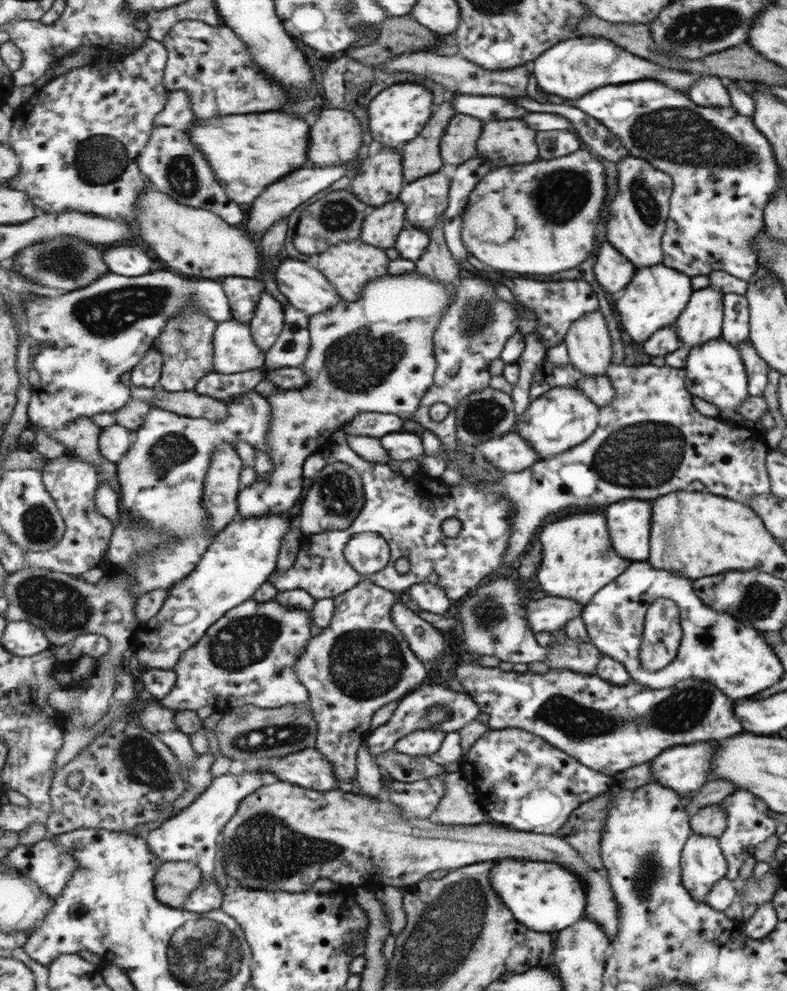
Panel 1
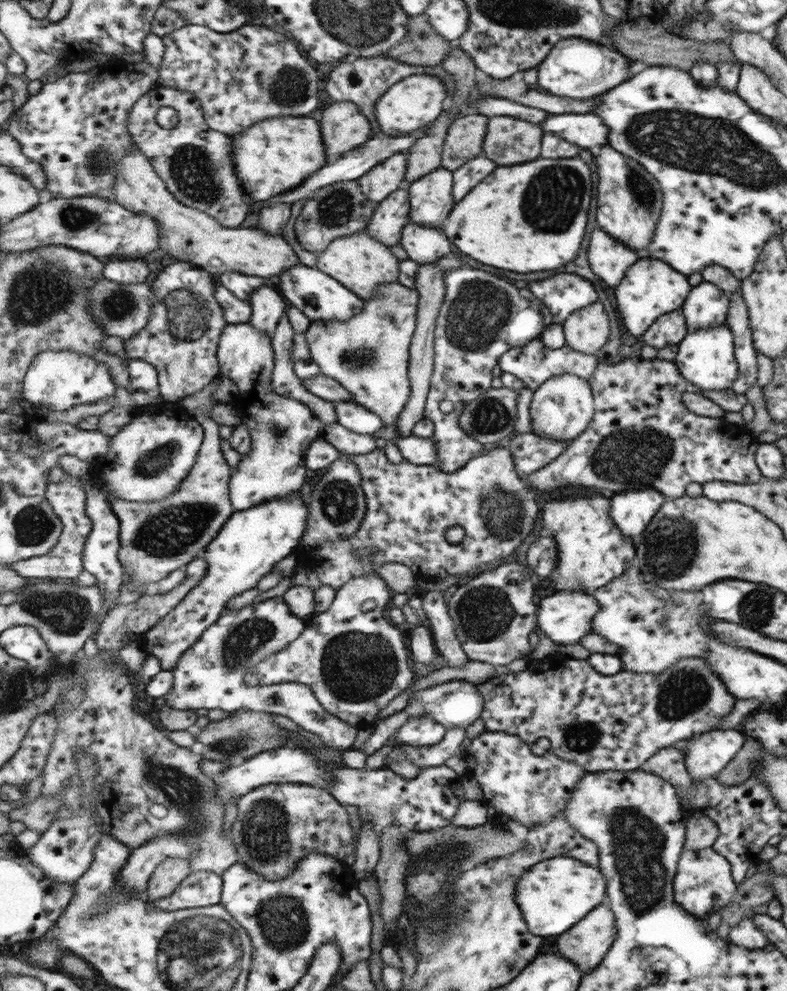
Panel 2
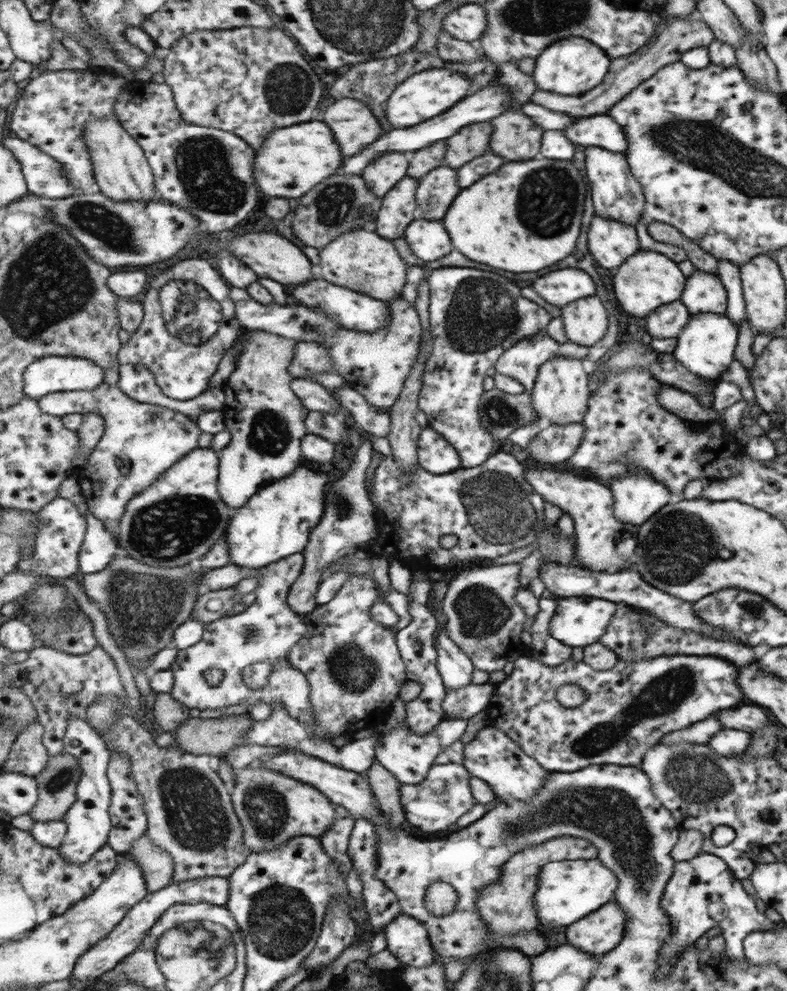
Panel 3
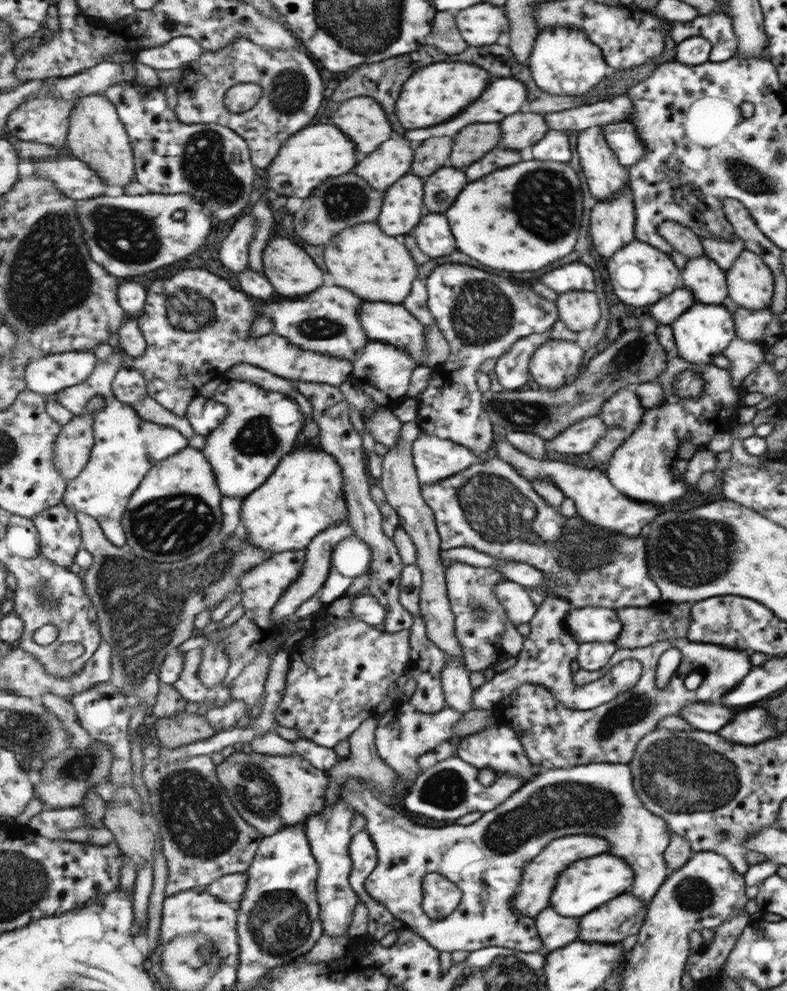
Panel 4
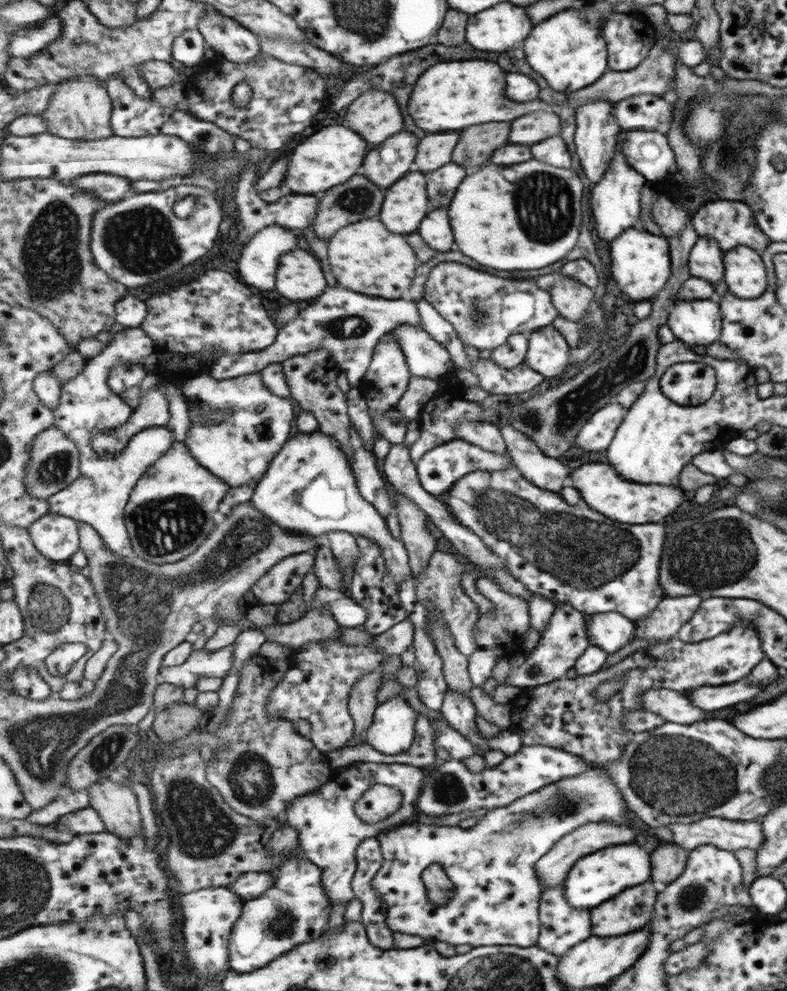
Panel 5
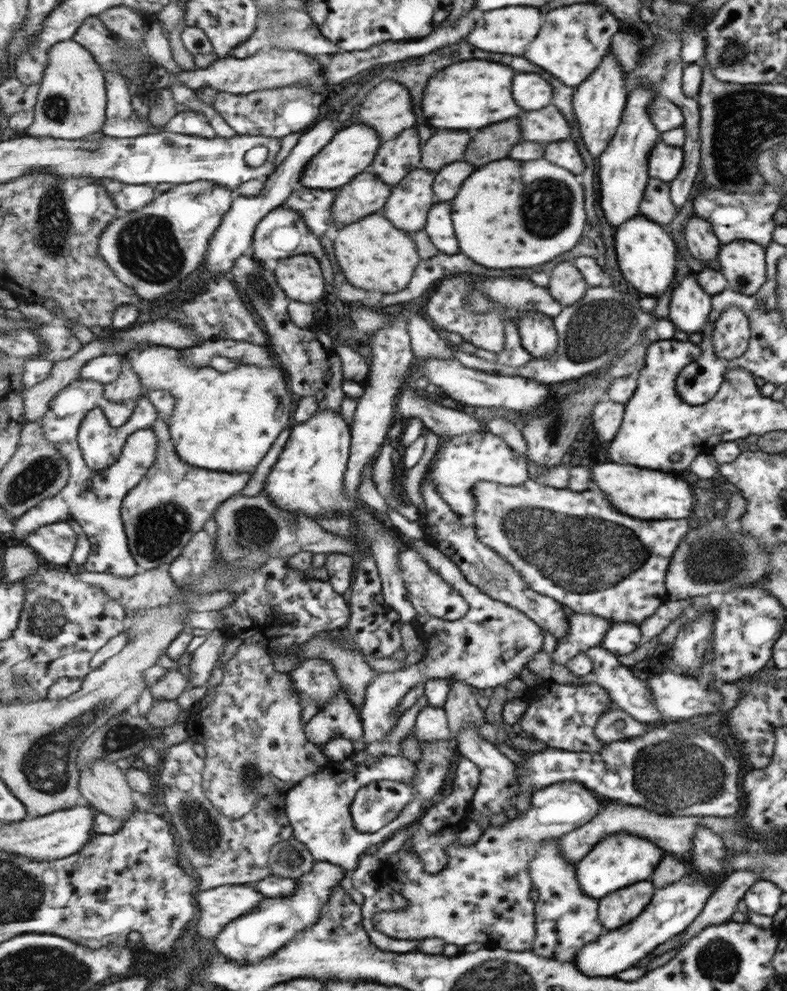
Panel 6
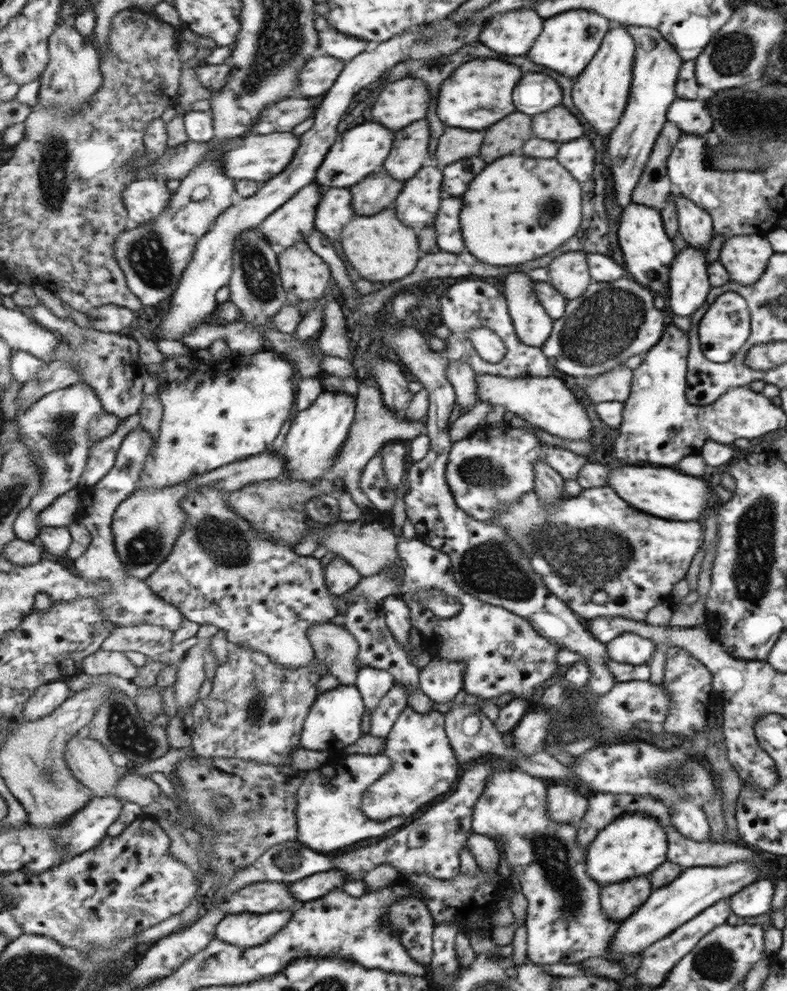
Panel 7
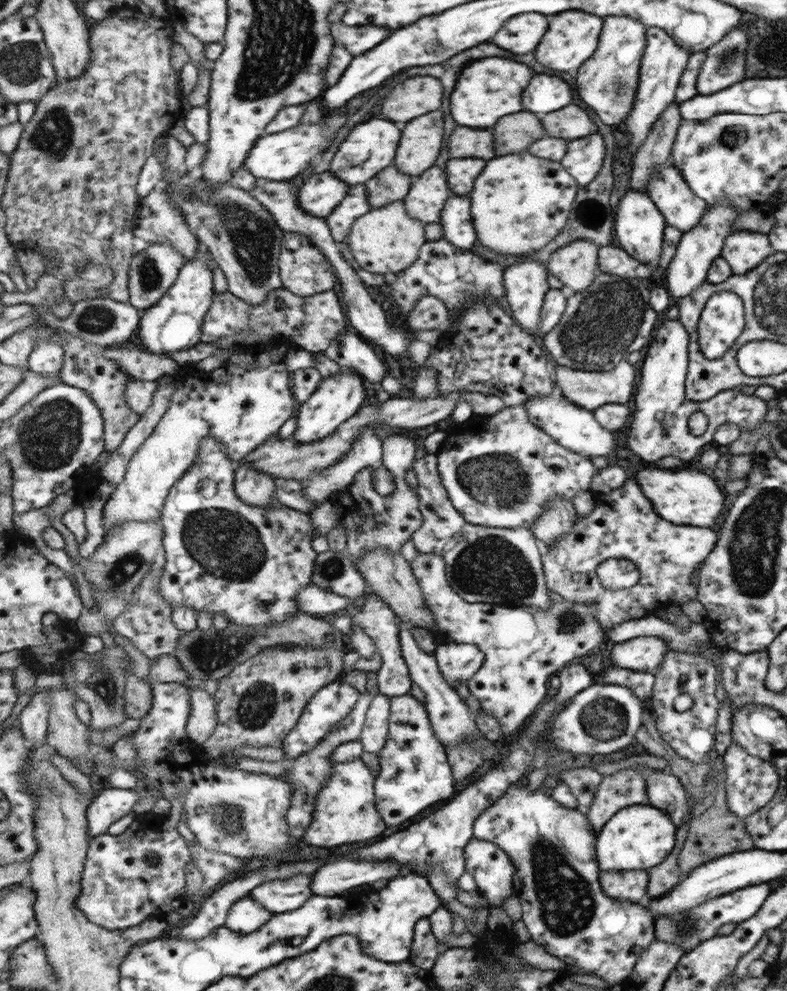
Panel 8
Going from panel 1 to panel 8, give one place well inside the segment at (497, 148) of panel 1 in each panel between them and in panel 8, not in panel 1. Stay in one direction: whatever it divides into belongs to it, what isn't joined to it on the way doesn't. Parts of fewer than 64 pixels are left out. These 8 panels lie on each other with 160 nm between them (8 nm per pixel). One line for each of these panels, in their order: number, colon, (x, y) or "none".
2: (511, 141)
3: (516, 137)
4: (520, 131)
5: (536, 126)
6: (547, 125)
7: (561, 125)
8: (572, 122)

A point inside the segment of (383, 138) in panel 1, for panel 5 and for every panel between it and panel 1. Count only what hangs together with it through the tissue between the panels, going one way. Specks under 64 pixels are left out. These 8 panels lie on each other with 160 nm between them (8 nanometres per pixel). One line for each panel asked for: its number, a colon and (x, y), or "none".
2: (413, 103)
3: (421, 97)
4: (442, 91)
5: (452, 95)

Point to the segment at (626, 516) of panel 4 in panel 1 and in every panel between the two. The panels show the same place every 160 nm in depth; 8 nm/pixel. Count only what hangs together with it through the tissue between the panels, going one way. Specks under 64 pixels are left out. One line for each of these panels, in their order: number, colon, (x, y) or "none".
1: (578, 559)
2: (591, 550)
3: (603, 543)

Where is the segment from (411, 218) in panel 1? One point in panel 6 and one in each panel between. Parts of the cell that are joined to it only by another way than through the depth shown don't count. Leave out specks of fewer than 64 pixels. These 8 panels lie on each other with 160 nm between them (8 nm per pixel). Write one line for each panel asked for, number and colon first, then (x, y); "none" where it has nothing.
2: (431, 198)
3: (436, 193)
4: (441, 190)
5: (442, 185)
6: (447, 185)

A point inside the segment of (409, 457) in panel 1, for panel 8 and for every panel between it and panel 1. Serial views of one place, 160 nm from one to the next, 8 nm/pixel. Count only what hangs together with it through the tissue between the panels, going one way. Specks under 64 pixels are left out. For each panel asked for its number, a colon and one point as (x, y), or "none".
2: (420, 451)
3: (437, 455)
4: (436, 459)
5: (439, 470)
6: (464, 461)
7: (494, 466)
8: (499, 470)

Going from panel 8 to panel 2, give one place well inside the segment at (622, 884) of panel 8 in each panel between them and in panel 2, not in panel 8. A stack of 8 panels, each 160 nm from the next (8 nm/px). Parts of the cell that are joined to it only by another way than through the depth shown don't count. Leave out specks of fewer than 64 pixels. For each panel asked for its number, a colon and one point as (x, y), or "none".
2: (586, 944)
3: (598, 933)
4: (621, 917)
5: (632, 908)
6: (614, 911)
7: (619, 900)

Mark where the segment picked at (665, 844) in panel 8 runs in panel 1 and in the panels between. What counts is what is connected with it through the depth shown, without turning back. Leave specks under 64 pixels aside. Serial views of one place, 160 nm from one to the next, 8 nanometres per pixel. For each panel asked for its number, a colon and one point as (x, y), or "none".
1: (544, 897)
2: (556, 893)
3: (571, 889)
4: (589, 883)
5: (600, 876)
6: (617, 861)
7: (633, 845)

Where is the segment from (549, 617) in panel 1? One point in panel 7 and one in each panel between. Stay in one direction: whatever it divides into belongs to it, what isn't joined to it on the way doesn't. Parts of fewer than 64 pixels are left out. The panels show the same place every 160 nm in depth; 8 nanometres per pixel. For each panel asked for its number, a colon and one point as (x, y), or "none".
2: (564, 617)
3: (578, 620)
4: (590, 624)
5: (609, 631)
6: (620, 638)
7: (628, 648)

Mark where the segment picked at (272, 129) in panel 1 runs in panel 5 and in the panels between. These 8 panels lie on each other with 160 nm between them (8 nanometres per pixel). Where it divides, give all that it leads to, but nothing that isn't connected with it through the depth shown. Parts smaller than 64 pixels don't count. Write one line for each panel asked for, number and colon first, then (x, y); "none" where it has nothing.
2: (274, 156)
3: (297, 158)
4: (319, 153)
5: (332, 156)

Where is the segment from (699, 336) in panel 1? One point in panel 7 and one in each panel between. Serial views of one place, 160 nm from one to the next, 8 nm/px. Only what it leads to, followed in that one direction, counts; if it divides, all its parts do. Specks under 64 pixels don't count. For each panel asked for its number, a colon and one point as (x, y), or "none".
2: (706, 305)
3: (703, 292)
4: (705, 280)
5: (704, 260)
6: (701, 243)
7: (695, 226)

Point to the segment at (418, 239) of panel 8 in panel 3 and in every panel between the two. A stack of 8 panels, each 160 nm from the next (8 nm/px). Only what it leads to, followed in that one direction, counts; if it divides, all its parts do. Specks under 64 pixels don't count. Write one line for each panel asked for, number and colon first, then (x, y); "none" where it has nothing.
3: (362, 260)
4: (377, 267)
5: (366, 257)
6: (374, 255)
7: (382, 247)

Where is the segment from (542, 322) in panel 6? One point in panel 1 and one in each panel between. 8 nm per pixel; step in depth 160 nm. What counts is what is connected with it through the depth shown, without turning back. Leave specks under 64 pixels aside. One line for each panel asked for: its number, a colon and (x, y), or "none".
1: (561, 418)
2: (563, 406)
3: (561, 394)
4: (555, 364)
5: (549, 355)

